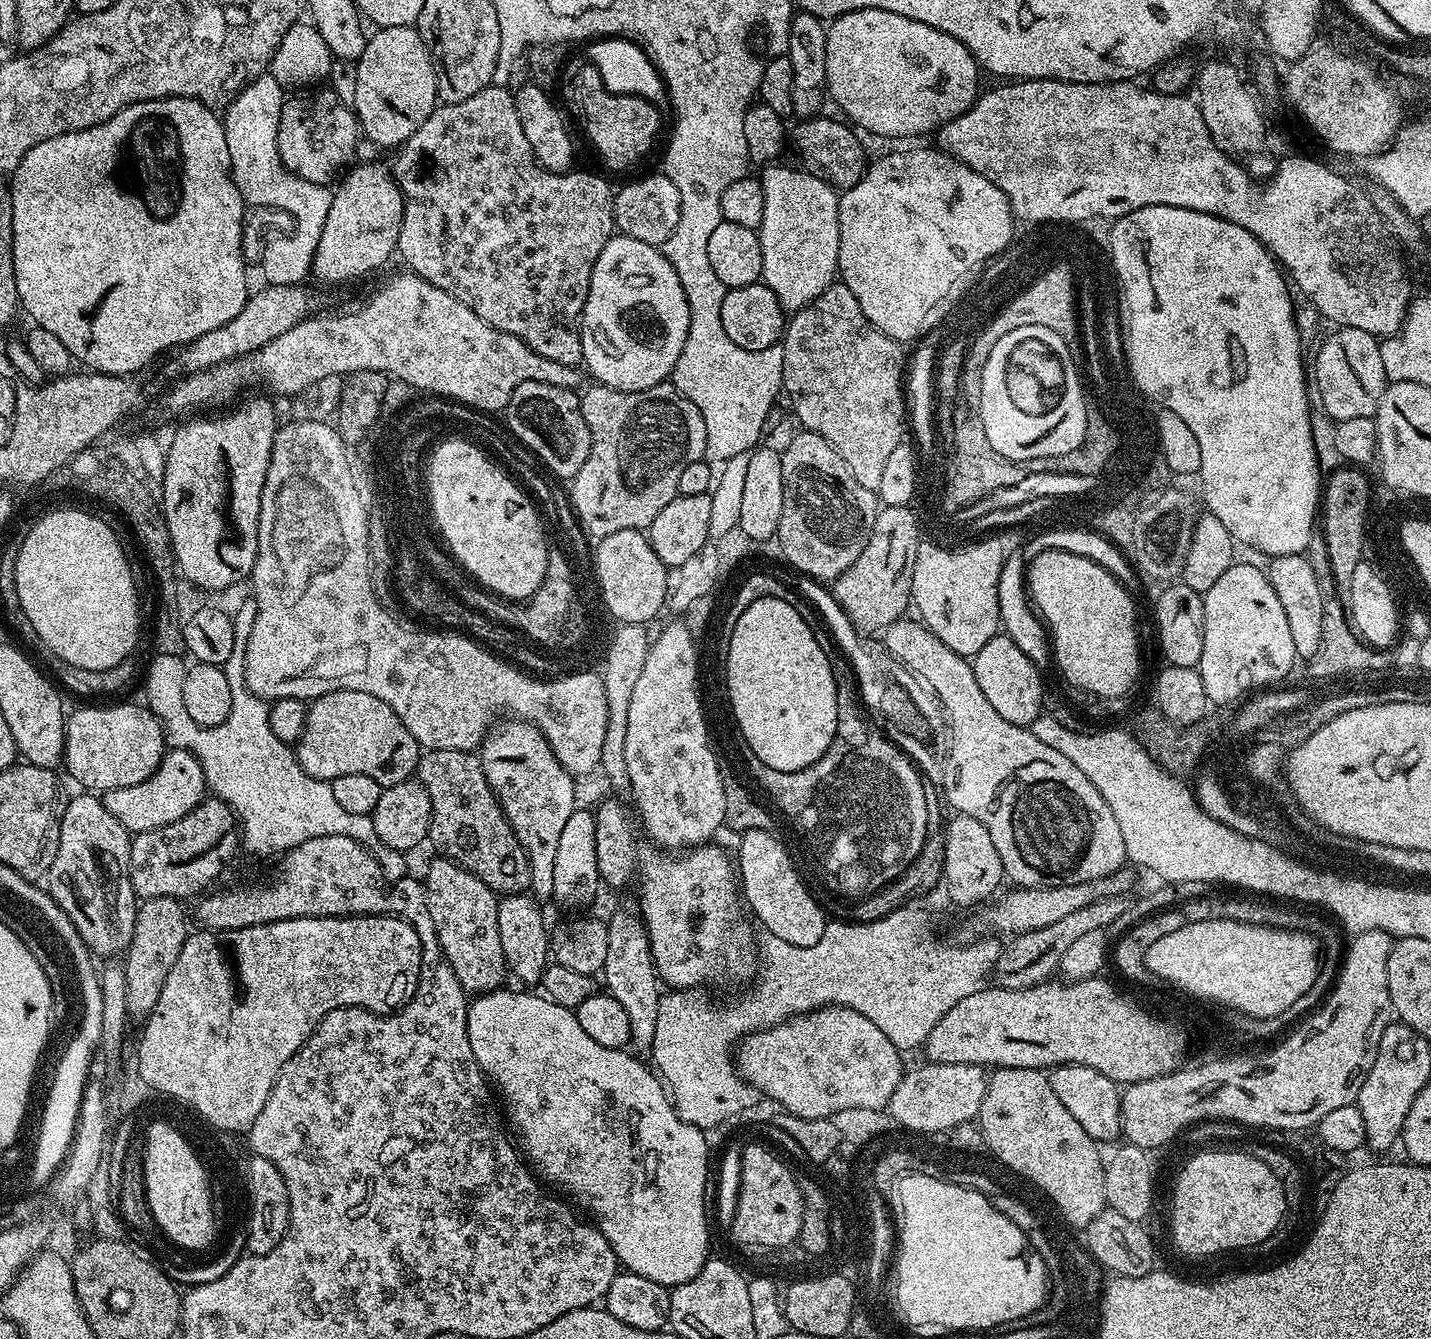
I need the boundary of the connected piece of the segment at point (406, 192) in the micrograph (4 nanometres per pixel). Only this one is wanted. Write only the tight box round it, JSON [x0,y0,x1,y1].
[394,86,616,366]

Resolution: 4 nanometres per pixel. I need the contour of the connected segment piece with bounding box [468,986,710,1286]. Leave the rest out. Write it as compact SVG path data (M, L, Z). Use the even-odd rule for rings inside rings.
M501 986L495 992L477 995L468 1006L470 1050L474 1050L474 1058L478 1066L494 1085L502 1101L502 1112L515 1143L522 1149L535 1175L545 1185L557 1184L562 1191L569 1192L586 1211L592 1212L591 1219L600 1229L600 1233L610 1241L617 1261L627 1271L642 1274L642 1278L650 1278L650 1282L658 1282L665 1286L690 1282L690 1278L694 1278L694 1274L702 1270L705 1260L710 1256L708 1252L710 1212L709 1209L708 1212L704 1209L704 1191L707 1188L709 1191L710 1188L710 1182L708 1186L708 1140L704 1137L707 1135L701 1129L680 1120L680 1115L676 1113L661 1077L647 1063L644 1065L642 1061L635 1060L624 1048L611 1048L594 1042L594 1038L587 1036L586 1030L578 1026L578 1018L573 1009L558 1006L543 994L531 996L528 993L531 991L520 991L524 992L511 992L508 986Z

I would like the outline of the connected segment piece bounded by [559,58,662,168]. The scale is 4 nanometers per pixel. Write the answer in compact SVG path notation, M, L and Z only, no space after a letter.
M581 58L576 68L565 66L560 72L559 83L564 84L562 104L569 113L576 115L584 127L596 152L612 168L628 168L636 164L652 148L660 132L661 109L640 96L614 93L603 84L602 76L587 58Z

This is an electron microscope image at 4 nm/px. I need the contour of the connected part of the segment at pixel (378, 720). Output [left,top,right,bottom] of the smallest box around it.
[294,690,421,788]

